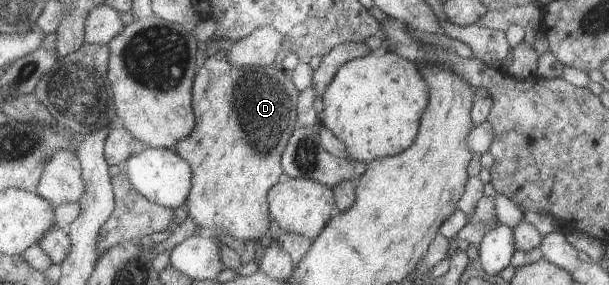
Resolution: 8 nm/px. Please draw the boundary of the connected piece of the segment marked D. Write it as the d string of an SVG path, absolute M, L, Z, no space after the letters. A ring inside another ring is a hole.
M217 50L206 57L201 68L196 69L192 81L194 126L189 135L173 145L173 150L189 164L192 173L183 209L204 232L221 228L223 233L243 243L252 239L260 245L272 237L267 230L271 219L266 195L281 175L280 155L296 127L298 91L291 83L288 72L280 66L232 66L226 58L227 52Z

